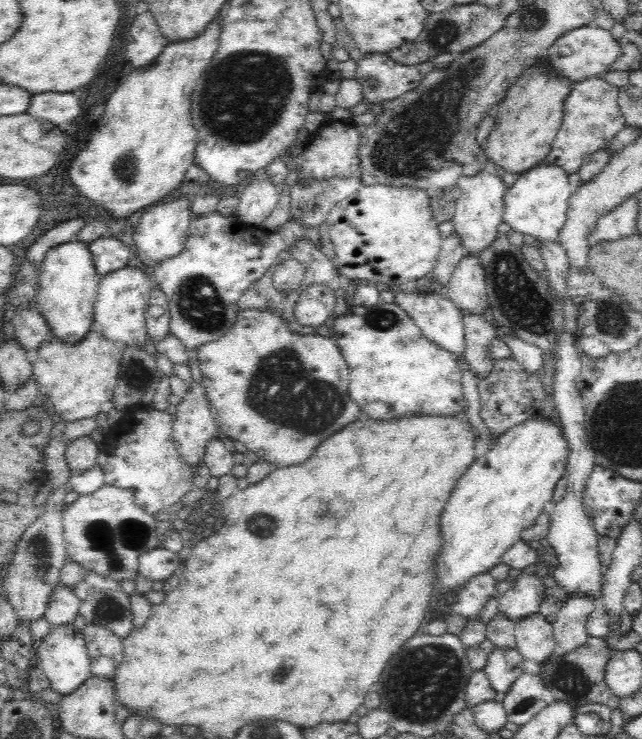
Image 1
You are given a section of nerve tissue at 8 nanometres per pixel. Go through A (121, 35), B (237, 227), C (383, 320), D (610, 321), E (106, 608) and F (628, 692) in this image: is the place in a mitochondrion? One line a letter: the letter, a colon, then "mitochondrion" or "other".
A: other
B: other
C: mitochondrion
D: mitochondrion
E: mitochondrion
F: other

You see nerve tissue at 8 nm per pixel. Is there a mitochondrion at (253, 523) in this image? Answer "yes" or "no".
yes

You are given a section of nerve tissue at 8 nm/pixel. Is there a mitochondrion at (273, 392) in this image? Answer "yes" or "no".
yes

